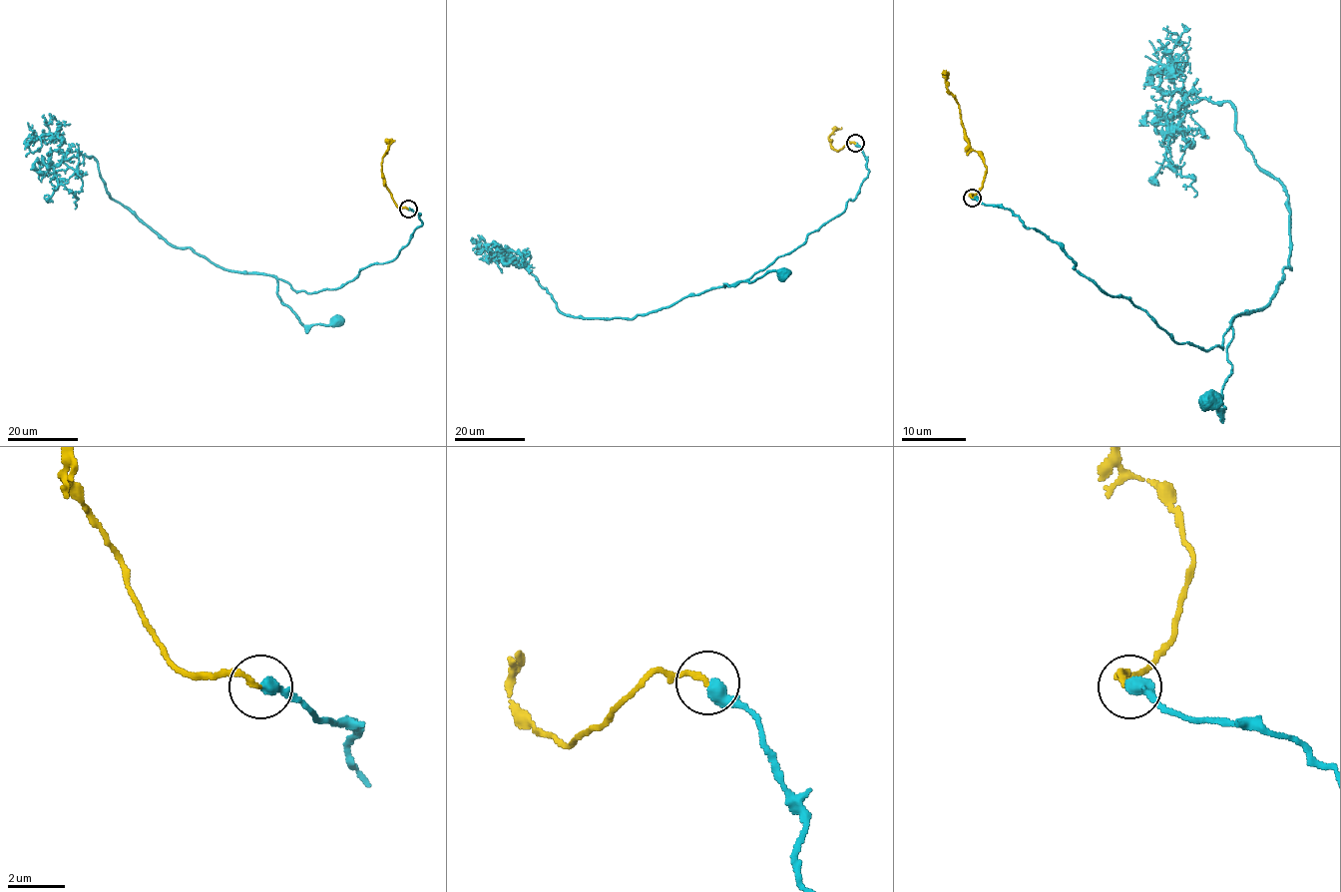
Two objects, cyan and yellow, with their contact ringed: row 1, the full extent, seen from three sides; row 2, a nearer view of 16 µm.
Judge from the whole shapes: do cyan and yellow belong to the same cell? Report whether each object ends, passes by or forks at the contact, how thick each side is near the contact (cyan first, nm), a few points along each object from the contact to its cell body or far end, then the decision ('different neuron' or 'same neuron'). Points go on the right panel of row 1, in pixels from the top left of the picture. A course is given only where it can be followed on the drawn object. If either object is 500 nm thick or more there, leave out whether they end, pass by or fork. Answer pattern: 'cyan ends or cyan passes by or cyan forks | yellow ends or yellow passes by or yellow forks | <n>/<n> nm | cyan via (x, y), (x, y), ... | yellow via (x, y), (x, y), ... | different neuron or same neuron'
cyan ends | yellow ends | 480/170 nm | cyan via (973, 198), (1007, 208), (1178, 343), (1223, 347), (1231, 324), (1225, 408), (1204, 408), (1207, 401) | yellow via (972, 198), (970, 195), (981, 187), (986, 168), (970, 147), (962, 126), (959, 103), (948, 89), (943, 73) | same neuron

